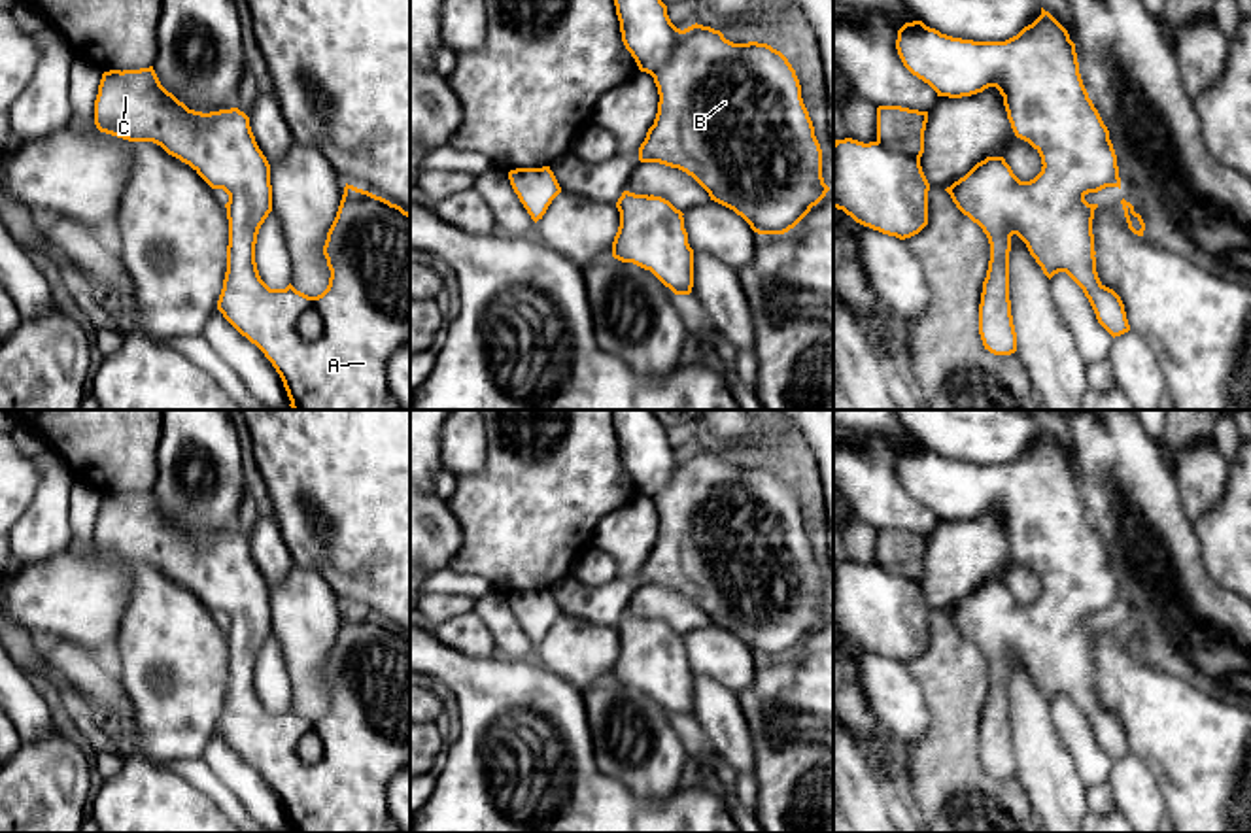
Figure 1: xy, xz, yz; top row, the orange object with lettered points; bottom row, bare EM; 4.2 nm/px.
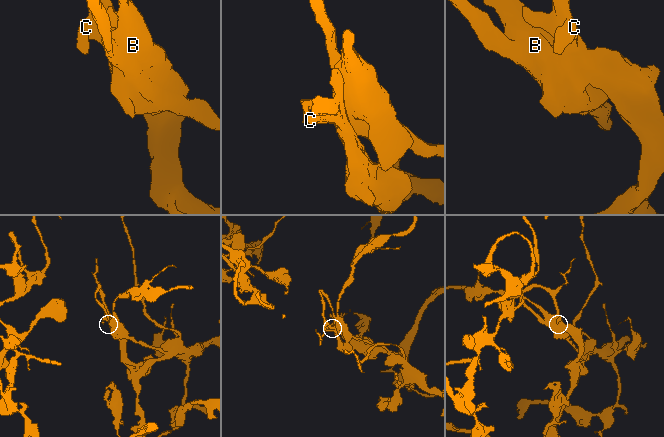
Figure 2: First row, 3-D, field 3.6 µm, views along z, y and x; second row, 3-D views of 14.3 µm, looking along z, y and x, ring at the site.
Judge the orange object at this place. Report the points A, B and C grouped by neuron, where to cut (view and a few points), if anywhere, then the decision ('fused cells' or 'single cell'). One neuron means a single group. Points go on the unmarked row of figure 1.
A B C; no cut; single cell

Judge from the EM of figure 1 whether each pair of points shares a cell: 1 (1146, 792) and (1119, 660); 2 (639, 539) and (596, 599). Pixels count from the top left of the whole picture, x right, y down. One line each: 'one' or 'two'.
1: two
2: one

